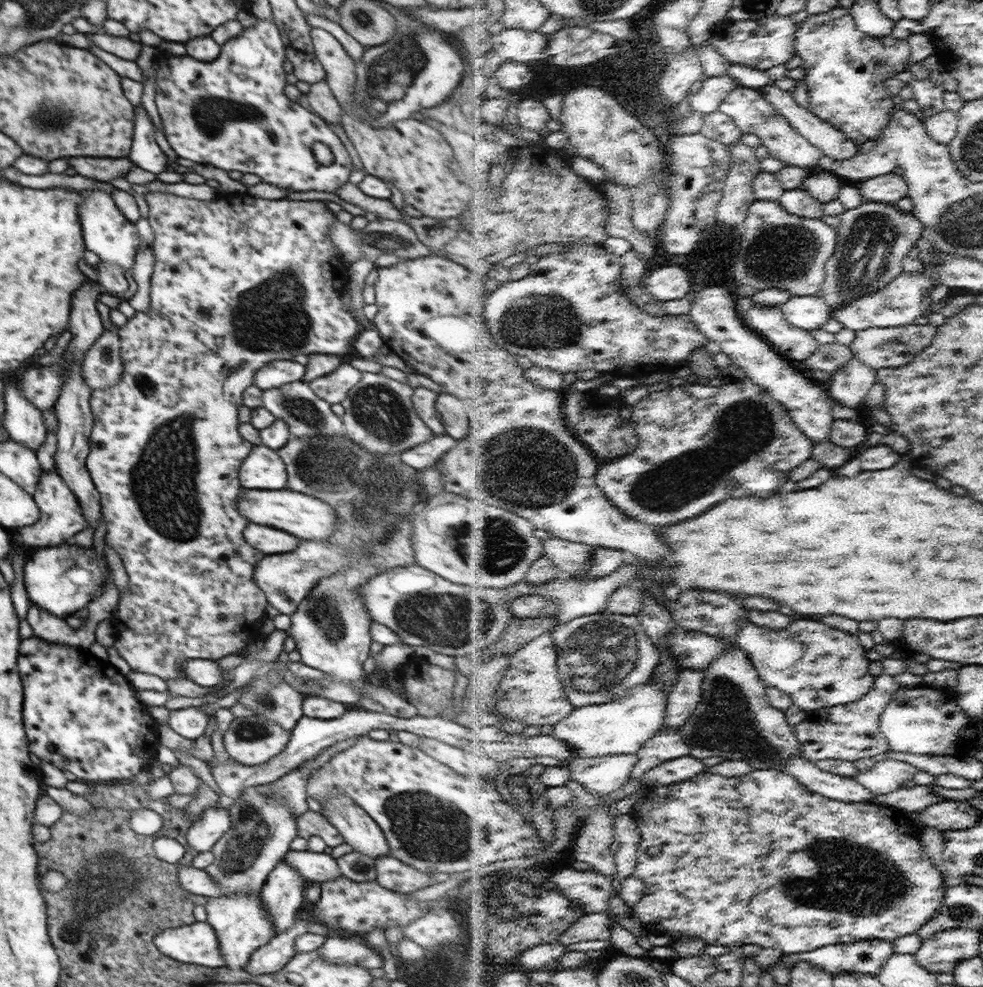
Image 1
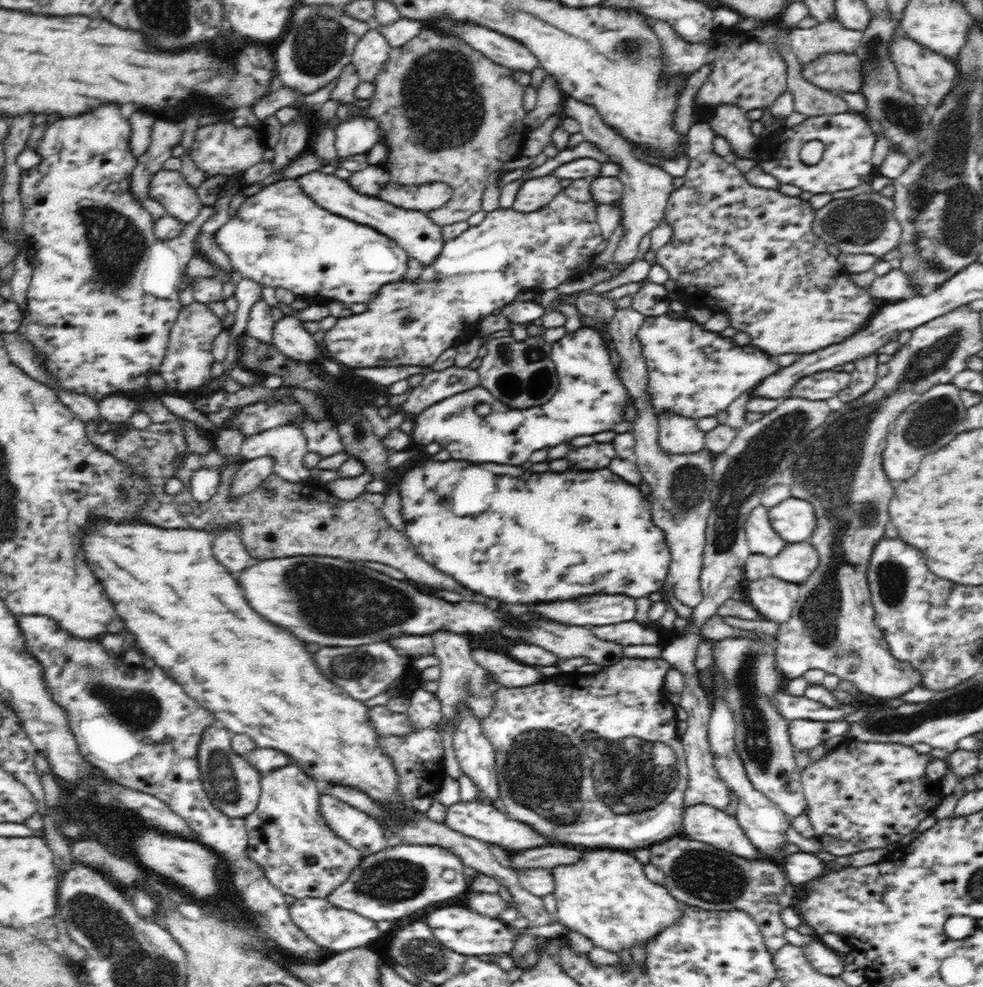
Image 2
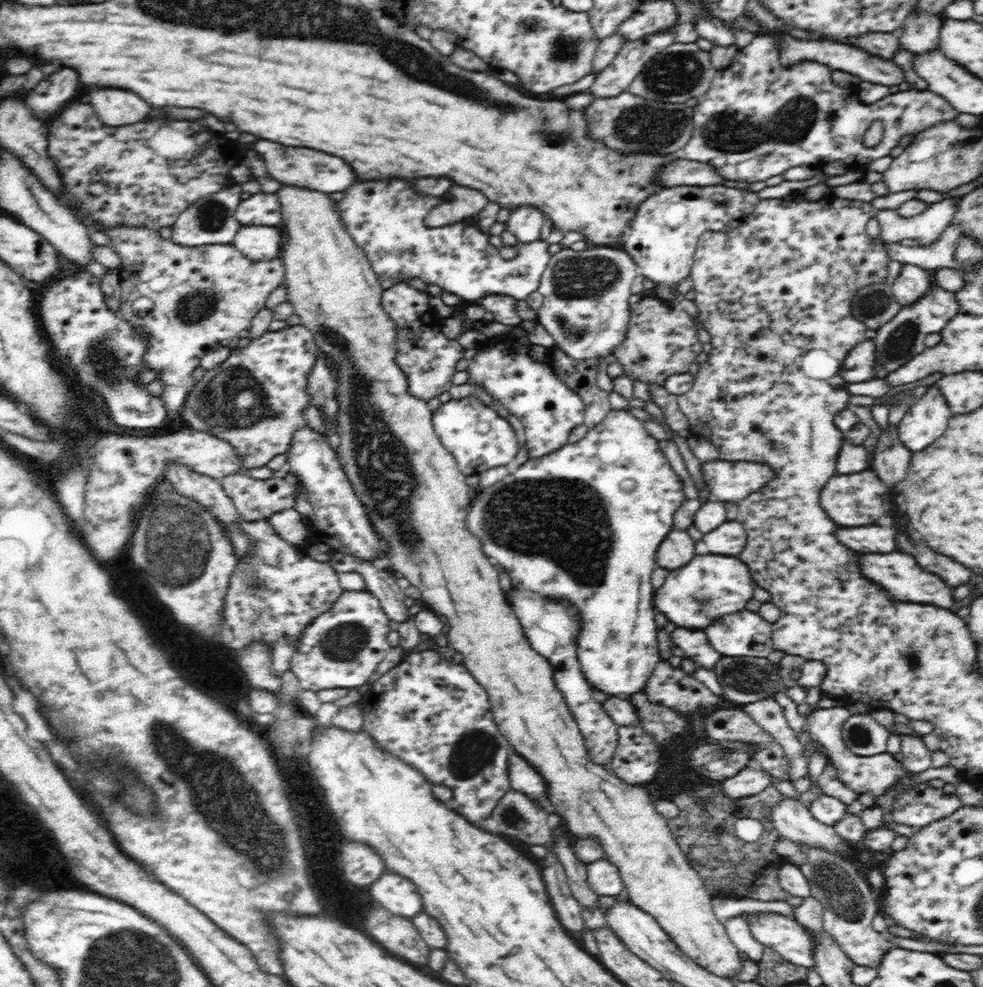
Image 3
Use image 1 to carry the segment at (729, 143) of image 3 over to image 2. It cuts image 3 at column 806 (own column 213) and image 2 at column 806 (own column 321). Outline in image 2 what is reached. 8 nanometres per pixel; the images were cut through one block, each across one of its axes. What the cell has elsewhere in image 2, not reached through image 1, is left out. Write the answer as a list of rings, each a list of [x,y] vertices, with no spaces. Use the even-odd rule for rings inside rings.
[[[851,111],[836,114],[809,116],[792,128],[786,127],[772,141],[760,141],[754,158],[764,173],[775,176],[781,184],[791,184],[812,194],[832,194],[838,190],[850,190],[874,178],[876,167],[872,164],[872,152],[876,135],[862,114]],[[810,140],[820,140],[824,152],[817,164],[808,165],[800,159],[800,149]]]

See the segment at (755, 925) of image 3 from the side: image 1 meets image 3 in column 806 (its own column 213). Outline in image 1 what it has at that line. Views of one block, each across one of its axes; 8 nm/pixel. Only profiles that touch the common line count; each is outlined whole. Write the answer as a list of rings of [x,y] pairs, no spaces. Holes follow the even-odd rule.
[[[208,922],[170,927],[154,937],[155,947],[165,956],[185,965],[216,969],[226,966],[216,932]]]

